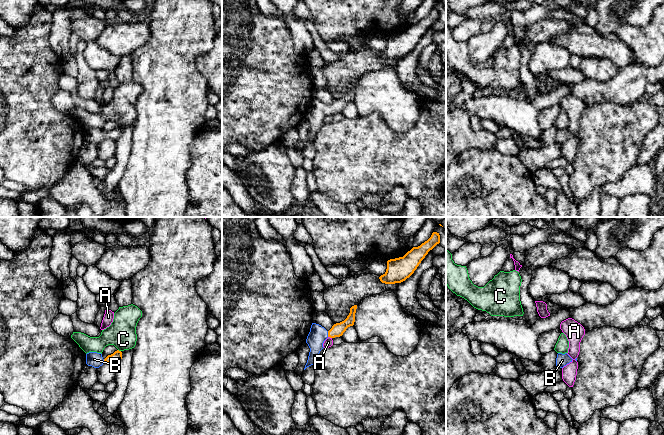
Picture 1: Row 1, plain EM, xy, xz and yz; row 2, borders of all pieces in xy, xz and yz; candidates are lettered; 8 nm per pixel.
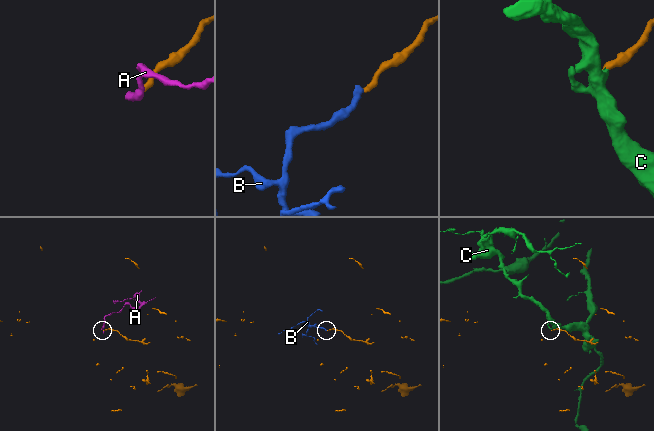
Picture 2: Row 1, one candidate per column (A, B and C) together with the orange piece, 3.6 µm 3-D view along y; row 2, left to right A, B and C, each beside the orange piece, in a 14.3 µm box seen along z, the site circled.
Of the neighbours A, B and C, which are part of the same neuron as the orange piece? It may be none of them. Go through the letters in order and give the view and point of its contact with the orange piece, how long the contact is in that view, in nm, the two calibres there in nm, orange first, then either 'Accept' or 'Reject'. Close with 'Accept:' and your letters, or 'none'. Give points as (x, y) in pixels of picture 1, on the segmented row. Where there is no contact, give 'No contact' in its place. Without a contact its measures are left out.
A: Touches orange at xz (330, 337). Shared border 40 nm. Thickness 110 nm (orange) against 70 nm. Reject
B: Touches orange at xz (328, 334). Shared border 50 nm. Thickness 110 nm (orange) against 140 nm. Accept
C: Touches orange at xy (118, 350). Shared border 30 nm. Thickness 80 nm (orange) against 220 nm. Reject
Accept: B

